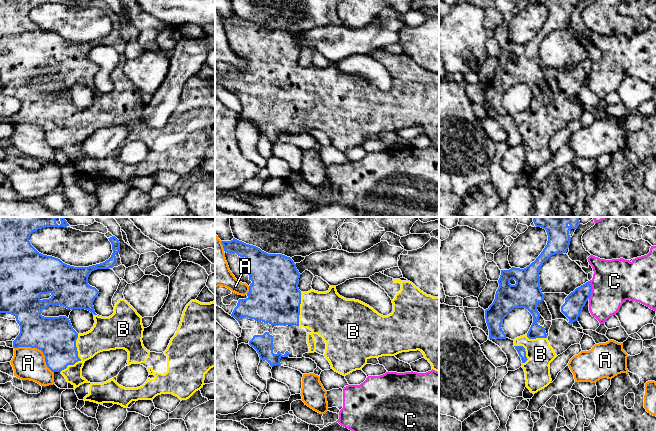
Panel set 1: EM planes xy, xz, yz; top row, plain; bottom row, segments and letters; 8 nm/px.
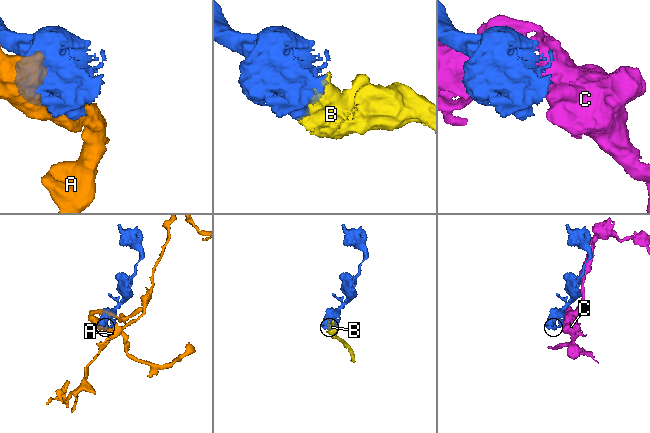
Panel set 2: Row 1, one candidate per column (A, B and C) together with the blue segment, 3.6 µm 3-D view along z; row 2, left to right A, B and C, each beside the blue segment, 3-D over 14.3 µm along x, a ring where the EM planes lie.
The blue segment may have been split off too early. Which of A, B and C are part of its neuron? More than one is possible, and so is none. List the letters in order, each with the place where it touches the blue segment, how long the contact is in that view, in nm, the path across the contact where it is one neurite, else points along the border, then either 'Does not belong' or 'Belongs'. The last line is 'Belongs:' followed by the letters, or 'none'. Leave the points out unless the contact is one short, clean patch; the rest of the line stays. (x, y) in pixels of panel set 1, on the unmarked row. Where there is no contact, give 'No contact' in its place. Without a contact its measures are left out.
A: Touches blue at xy (38, 124). Shared border 380 nm. Does not belong
B: Touches blue at xy (78, 133). Shared border 340 nm. Belongs
C: Touches blue at yz (591, 66). Shared border 140 nm. Does not belong
Belongs: B

